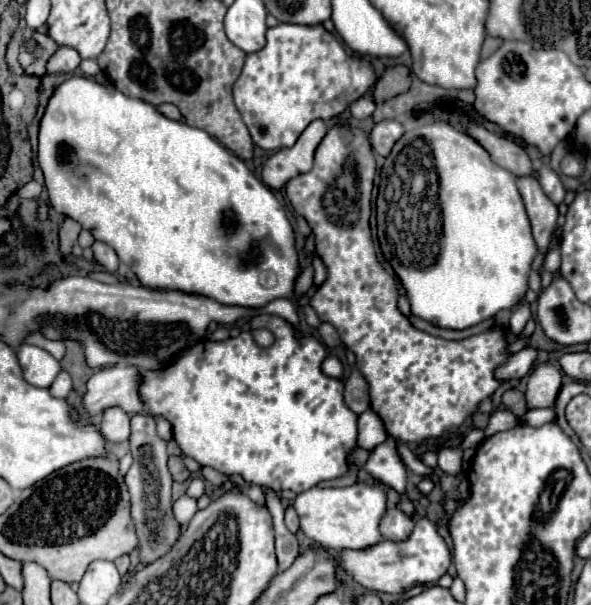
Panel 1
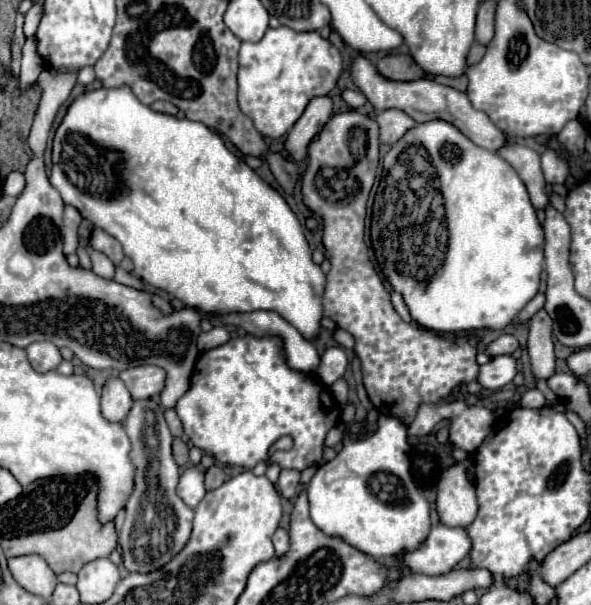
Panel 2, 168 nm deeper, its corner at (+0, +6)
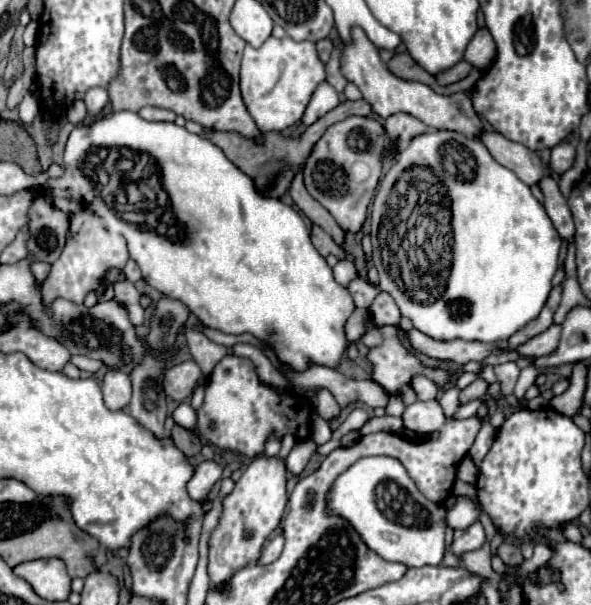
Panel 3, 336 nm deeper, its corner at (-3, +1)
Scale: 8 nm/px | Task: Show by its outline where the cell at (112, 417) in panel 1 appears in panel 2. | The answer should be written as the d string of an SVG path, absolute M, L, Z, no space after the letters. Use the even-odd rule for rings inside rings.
M110 378L104 384L104 392L102 392L102 416L108 422L124 422L124 418L128 416L130 408L132 408L132 398L124 386L124 382L120 382L118 378Z

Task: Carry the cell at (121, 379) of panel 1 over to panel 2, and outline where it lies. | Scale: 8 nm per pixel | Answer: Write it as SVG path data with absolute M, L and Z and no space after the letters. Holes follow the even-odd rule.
M136 366L118 372L118 378L126 384L134 400L156 398L164 388L164 376L164 370L158 366Z

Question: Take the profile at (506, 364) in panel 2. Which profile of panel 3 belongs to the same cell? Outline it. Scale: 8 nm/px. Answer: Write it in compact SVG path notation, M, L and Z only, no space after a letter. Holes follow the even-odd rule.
M475 379L471 385L467 385L465 389L461 389L461 395L459 395L459 405L465 405L469 401L475 401L479 397L483 397L487 391L487 383L483 379Z

